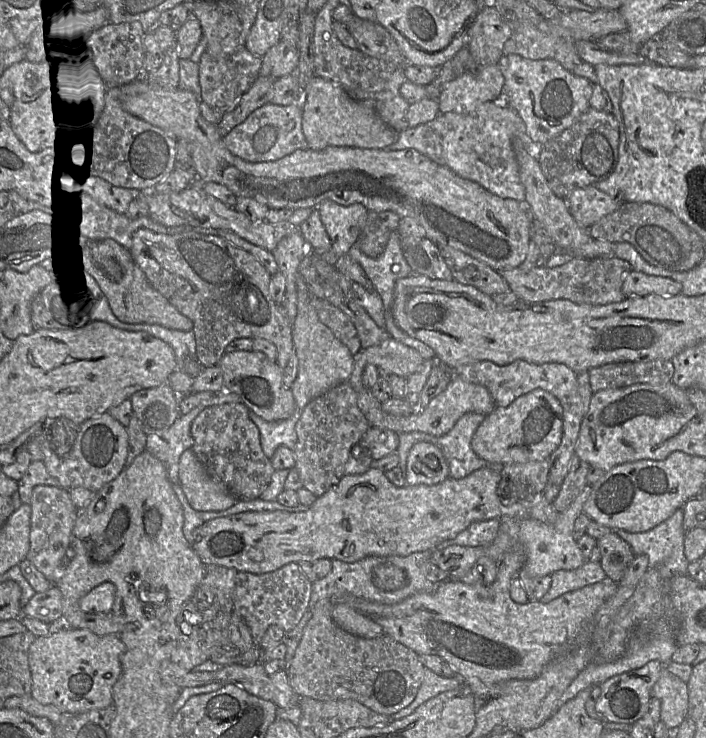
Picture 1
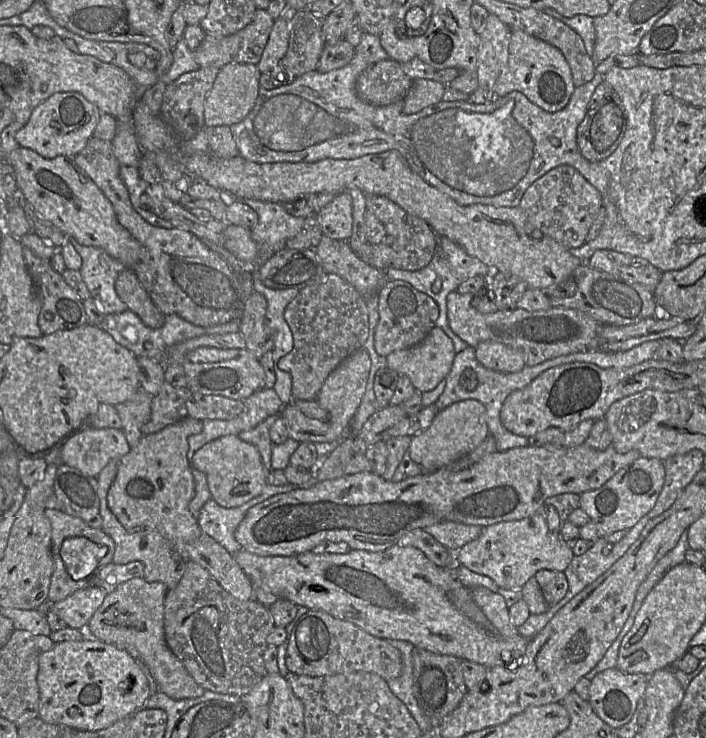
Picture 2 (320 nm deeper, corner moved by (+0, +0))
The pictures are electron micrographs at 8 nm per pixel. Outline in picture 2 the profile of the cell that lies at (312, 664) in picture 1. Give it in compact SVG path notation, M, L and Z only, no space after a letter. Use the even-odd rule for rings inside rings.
M308 610L288 635L286 666L291 673L307 676L326 676L353 672L370 672L388 681L397 678L402 670L400 651L388 640L375 637L351 622L337 619L320 610Z

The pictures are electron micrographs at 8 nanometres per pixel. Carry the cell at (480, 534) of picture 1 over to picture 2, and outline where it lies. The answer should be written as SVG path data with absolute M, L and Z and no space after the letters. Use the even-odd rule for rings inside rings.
M452 521L438 522L424 528L439 543L451 552L457 552L465 544L477 539L483 528L475 525L466 525Z

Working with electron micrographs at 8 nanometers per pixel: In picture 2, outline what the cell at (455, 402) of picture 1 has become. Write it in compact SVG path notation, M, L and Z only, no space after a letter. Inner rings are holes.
M485 341L473 349L484 367L500 373L519 372L526 366L521 351L501 343Z

